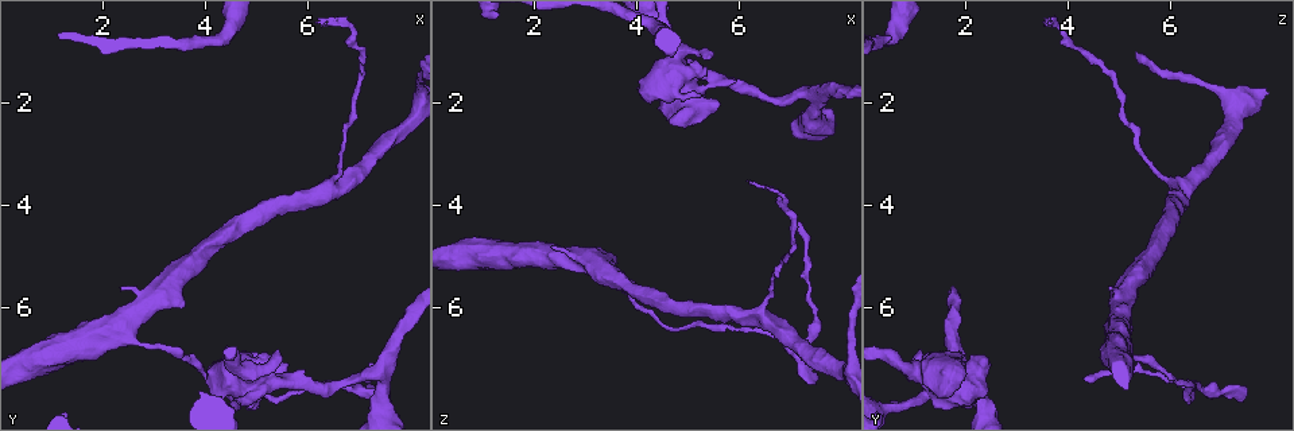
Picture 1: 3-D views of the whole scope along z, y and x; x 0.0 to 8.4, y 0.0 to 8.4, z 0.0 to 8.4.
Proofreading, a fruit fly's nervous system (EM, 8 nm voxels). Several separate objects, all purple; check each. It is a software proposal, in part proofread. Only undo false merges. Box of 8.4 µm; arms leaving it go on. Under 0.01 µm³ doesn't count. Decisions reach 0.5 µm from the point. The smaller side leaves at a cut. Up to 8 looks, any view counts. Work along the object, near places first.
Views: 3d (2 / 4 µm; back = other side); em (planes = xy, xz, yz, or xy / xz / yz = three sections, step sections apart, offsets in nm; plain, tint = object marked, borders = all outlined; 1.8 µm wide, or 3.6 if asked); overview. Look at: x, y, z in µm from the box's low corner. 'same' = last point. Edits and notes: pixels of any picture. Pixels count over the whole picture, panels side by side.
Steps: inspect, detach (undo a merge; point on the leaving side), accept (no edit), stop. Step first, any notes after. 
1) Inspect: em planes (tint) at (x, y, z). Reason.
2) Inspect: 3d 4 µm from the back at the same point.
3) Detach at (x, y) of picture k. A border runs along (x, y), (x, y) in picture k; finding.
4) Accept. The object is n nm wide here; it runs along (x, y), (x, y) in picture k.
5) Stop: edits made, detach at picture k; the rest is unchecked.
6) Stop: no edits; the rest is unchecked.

Inspect: 3d 4 µm at (2.35, 6.35, 4.95). Side arm on a straight run.

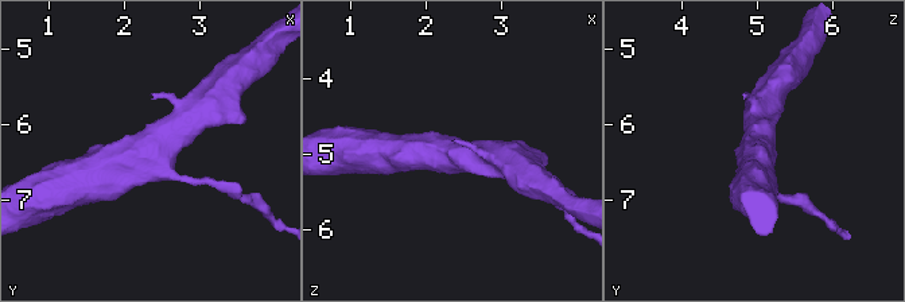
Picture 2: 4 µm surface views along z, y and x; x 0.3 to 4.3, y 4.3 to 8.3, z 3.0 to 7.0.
Inspect: em planes (tint) at (2.30, 6.40, 4.95). 3 arms meet here; shape alone is not enough.

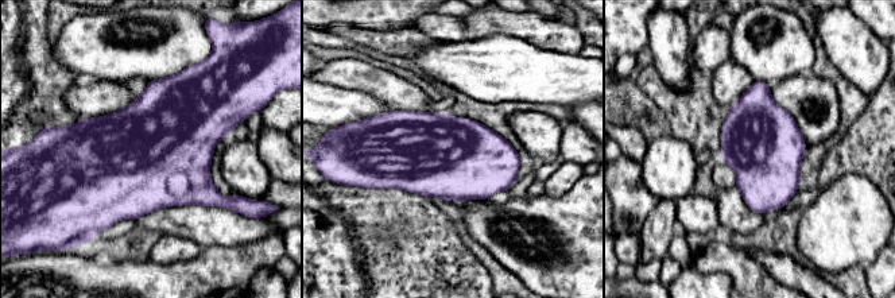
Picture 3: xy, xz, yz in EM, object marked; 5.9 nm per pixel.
Accept. One cell here.

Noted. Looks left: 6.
Inspect: 3d 4 µm at (7.35, 7.35, 5.75). Thin neck.

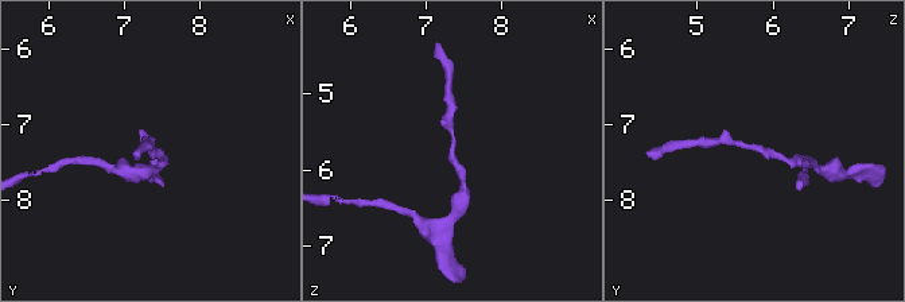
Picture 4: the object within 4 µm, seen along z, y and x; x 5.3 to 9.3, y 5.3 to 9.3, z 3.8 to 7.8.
Inspect: em xy step 16 (tint) at (7.35, 7.30, 5.70). Need the tissue.

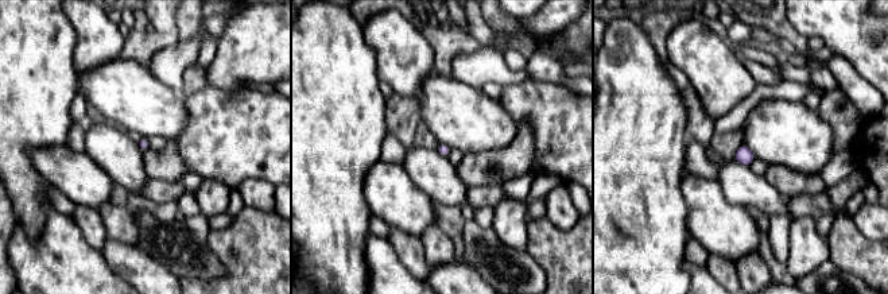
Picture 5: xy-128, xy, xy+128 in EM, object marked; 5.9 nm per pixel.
Inspect: em planes (tint) at the same point.

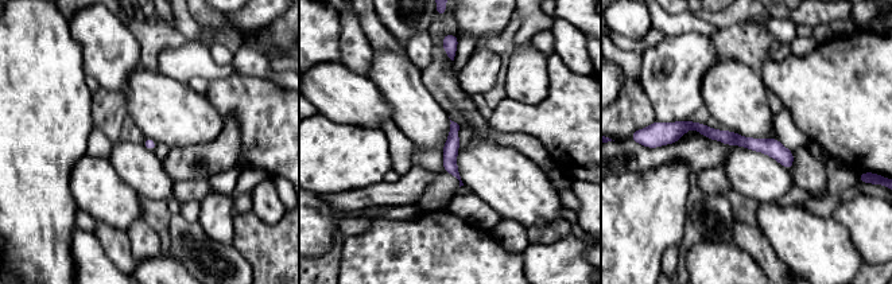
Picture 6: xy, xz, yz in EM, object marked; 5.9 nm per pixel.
Accept. It runs along (671, 137), (695, 125), (790, 160) in picture 6; continuous, no second cell.

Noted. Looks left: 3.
Inspect: em 3.6 µm planes (tint) at (5.15, 7.45, 1.35). Abrupt turn.

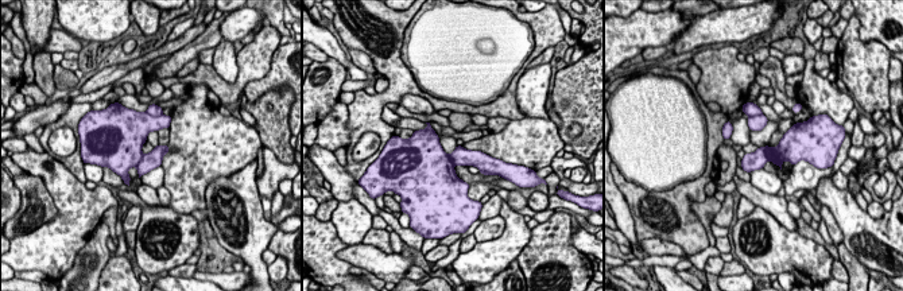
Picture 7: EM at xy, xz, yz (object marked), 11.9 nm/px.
Detach at (155, 111) of picture 7. A border runs along (146, 112), (154, 116), (161, 115) in picture 7; two cells meet here.

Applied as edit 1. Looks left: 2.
Stop: edits made, detach at picture 7; the rest is unchecked.

